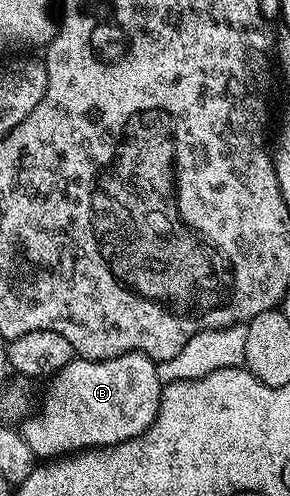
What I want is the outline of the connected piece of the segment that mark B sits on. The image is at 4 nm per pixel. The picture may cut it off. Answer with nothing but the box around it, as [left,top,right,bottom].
[20,354,162,460]

